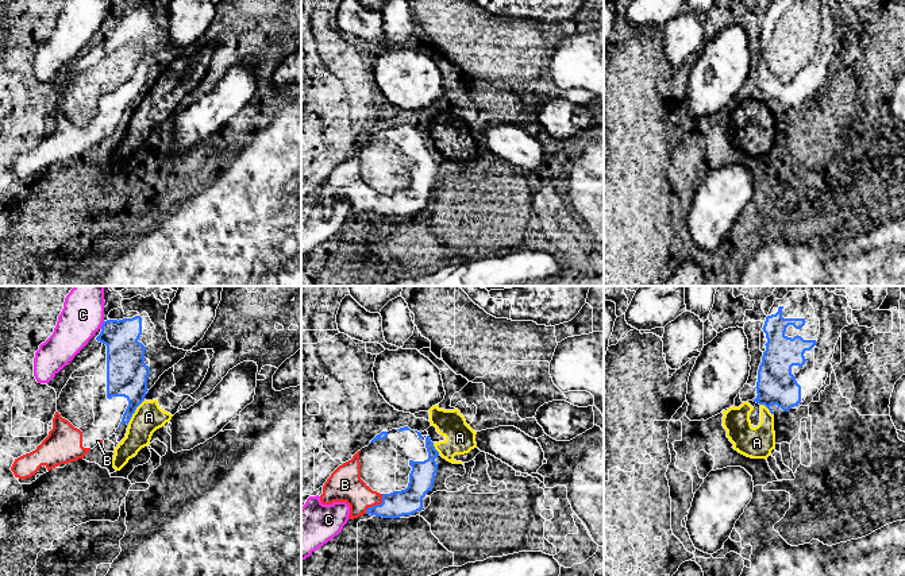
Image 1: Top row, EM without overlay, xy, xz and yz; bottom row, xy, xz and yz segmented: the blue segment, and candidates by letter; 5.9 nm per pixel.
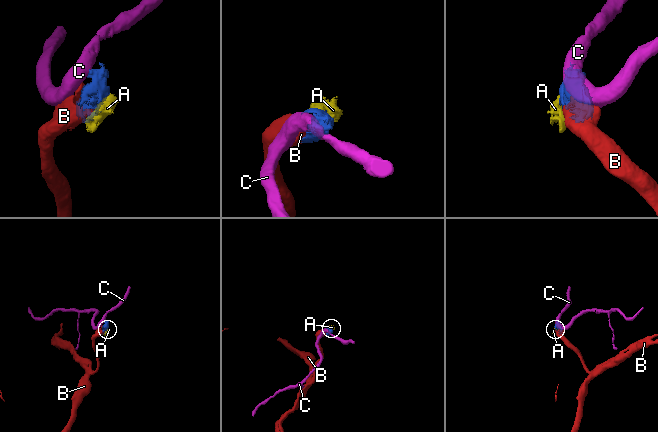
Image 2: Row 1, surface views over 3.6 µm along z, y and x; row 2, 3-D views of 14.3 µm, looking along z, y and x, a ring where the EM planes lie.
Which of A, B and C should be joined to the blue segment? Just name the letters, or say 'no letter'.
B

